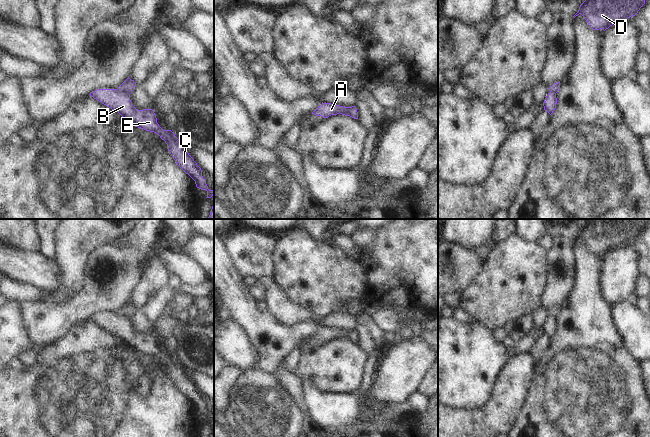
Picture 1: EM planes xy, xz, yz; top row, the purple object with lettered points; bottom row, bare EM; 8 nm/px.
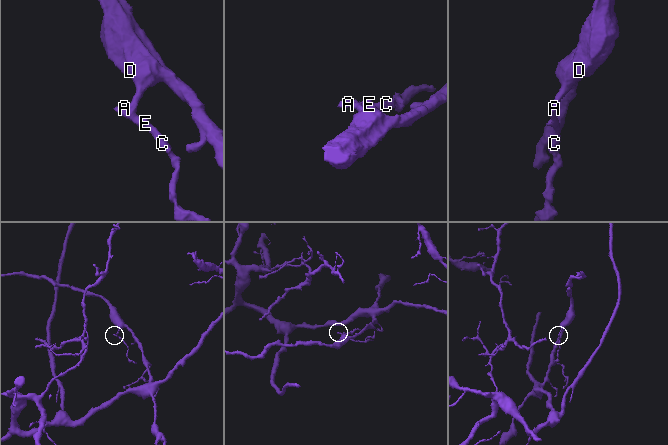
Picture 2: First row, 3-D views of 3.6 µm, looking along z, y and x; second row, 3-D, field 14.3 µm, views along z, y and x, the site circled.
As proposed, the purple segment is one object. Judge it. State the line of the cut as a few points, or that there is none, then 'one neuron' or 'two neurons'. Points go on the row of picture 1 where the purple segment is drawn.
cut xy (116, 89), (125, 92), (129, 96); two neurons

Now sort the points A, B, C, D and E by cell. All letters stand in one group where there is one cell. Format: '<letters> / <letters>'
A B C E / D

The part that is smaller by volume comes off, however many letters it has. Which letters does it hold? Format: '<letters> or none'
A, B, C, E

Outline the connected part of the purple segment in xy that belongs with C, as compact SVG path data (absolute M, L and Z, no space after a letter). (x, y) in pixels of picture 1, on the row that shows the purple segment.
M97 89L90 96L118 112L127 122L133 126L154 132L167 144L167 149L176 164L188 174L196 184L196 187L207 191L207 197L214 195L214 190L209 190L206 180L202 176L202 170L189 155L187 147L175 136L171 130L163 130L157 123L157 118L152 109L136 109L130 100L130 96L121 93L117 89Z

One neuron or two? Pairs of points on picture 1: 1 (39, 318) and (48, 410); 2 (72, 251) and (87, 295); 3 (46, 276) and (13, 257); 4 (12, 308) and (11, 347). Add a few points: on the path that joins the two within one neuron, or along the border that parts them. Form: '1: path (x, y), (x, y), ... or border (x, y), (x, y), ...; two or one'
1: border (64, 335), (43, 347); two
2: border (87, 259), (83, 285), (68, 300); two
3: path (38, 271), (21, 265); one
4: path (11, 318), (11, 337); one

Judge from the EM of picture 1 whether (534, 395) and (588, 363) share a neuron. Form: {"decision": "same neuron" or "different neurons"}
{"decision": "same neuron"}

